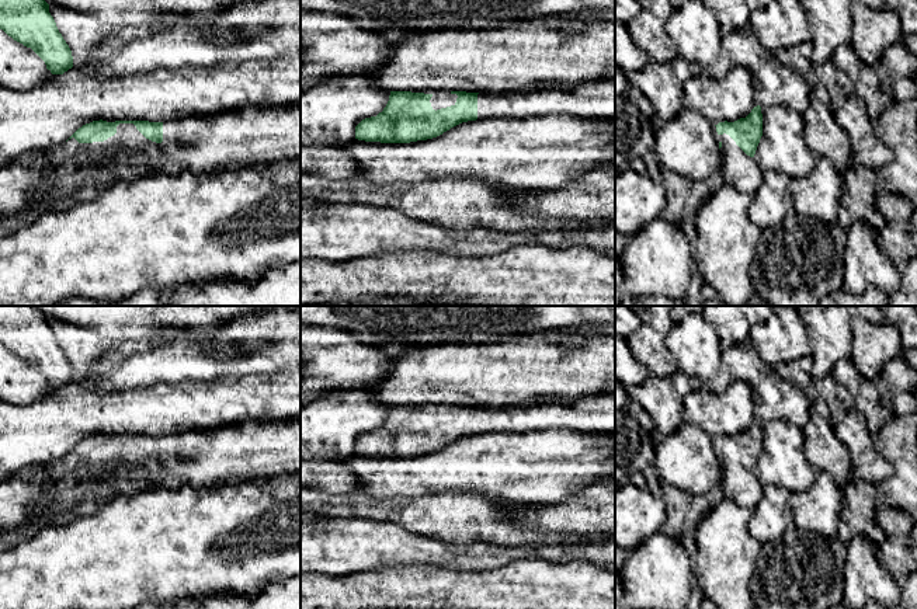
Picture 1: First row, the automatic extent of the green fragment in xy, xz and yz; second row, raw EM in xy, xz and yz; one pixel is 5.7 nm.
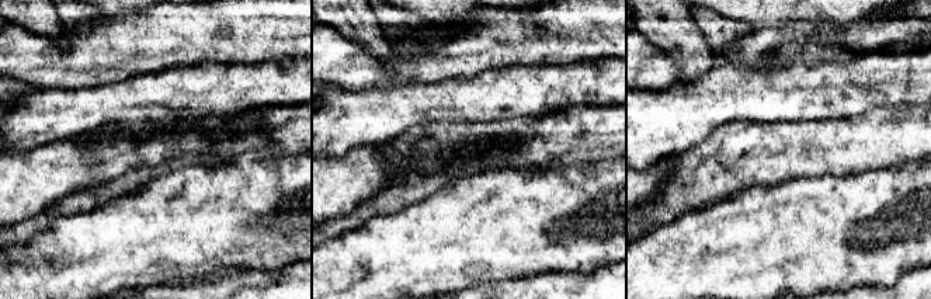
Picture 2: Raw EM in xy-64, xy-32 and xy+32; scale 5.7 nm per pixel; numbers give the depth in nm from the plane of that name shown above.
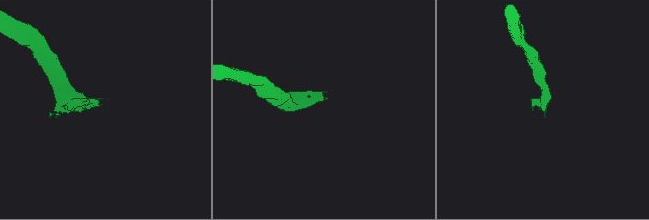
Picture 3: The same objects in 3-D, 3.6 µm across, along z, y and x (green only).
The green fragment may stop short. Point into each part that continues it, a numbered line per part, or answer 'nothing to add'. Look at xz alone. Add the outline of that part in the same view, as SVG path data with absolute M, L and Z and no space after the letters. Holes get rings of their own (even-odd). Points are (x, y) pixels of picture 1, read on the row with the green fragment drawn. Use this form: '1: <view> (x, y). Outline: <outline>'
1: xz (440, 100). Outline: M437 91L435 94L433 94L430 102L433 109L441 109L441 108L447 108L451 105L455 105L458 95L456 94L451 94L449 91Z

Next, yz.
1: yz (739, 170). Outline: M726 133L718 135L718 142L722 143L719 154L725 182L740 192L754 195L763 182L763 170L754 157L747 156Z

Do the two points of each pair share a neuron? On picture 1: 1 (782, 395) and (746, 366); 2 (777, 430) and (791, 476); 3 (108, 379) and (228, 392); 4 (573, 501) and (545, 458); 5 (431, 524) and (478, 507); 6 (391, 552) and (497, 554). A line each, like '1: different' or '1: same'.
1: same
2: same
3: different
4: different
5: same
6: same

